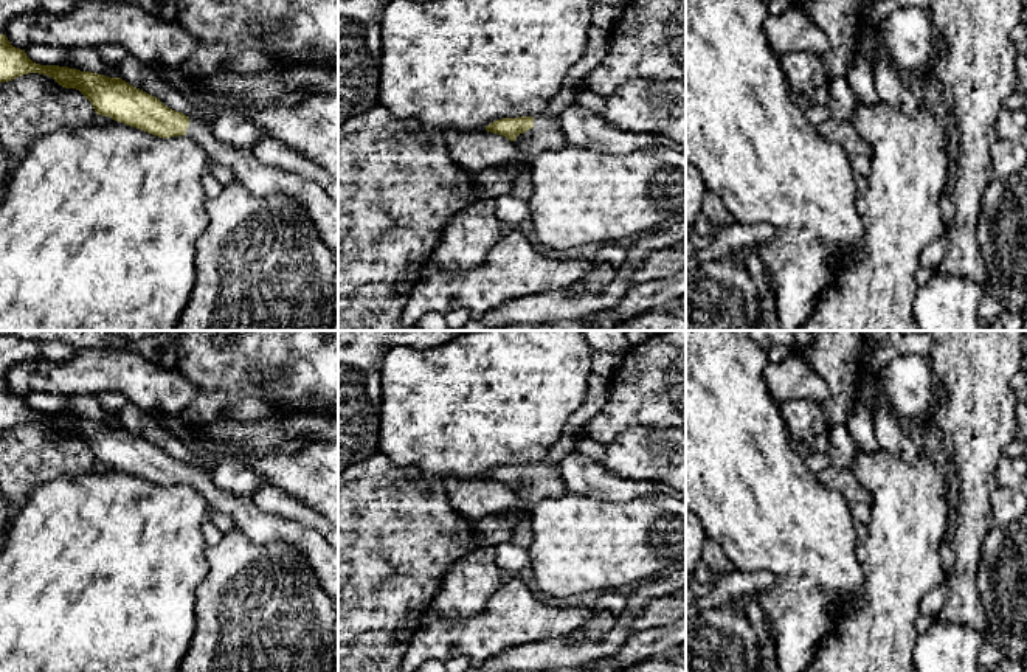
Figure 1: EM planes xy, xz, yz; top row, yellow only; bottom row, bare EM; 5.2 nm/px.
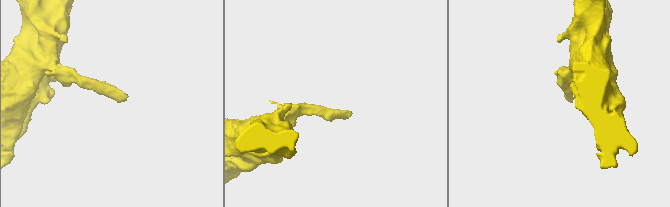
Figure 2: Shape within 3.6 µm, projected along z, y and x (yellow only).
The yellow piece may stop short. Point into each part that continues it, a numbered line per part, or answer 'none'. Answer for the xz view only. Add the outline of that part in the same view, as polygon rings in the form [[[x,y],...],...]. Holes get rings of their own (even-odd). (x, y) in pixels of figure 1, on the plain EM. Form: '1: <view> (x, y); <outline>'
1: xz (545, 483); [[[534,464],[534,475],[520,481],[514,489],[521,503],[506,512],[482,517],[473,521],[473,535],[478,548],[492,549],[509,542],[521,520],[531,520],[535,504],[543,498],[557,498],[568,492],[557,466]]]

